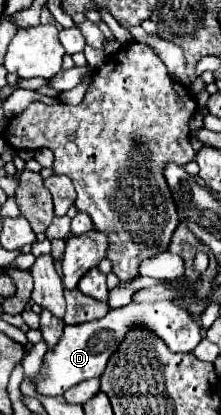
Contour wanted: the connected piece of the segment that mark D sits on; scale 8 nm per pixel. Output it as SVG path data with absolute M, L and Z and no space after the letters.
M130 302L128 306L110 310L100 320L94 320L88 324L64 326L64 334L62 334L60 342L56 344L56 348L52 352L48 352L44 356L42 370L36 380L38 392L42 392L46 396L60 396L70 386L76 386L90 378L100 378L112 352L120 346L120 342L124 340L124 334L128 334L132 328L150 330L154 336L162 338L162 342L170 348L170 352L194 350L198 346L198 342L202 340L200 324L184 308L178 308L178 304L174 304L174 302L154 302L154 304Z

